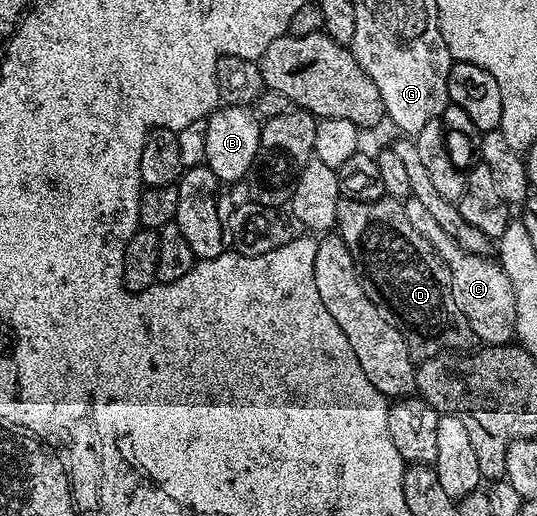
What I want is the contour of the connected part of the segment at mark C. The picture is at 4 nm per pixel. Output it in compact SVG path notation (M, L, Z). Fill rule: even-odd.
M410 198L404 201L404 206L411 226L415 226L415 230L419 230L419 234L423 234L427 242L431 242L437 257L447 266L455 306L469 324L470 333L476 339L478 336L481 339L480 343L485 346L510 343L517 330L515 290L511 286L511 278L507 278L500 263L496 259L476 256L459 247L447 234L447 230L443 230L443 226L439 226L439 222L431 218L429 211L423 207L423 202Z

